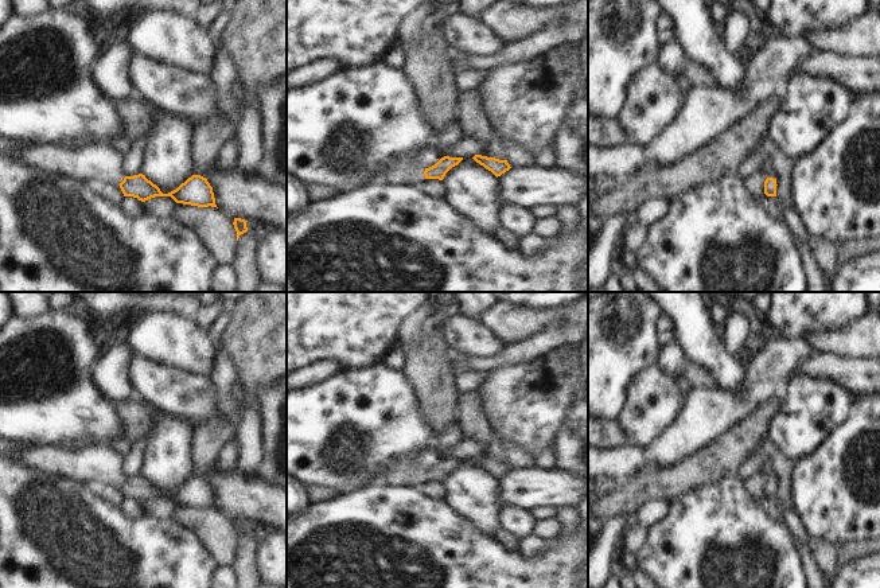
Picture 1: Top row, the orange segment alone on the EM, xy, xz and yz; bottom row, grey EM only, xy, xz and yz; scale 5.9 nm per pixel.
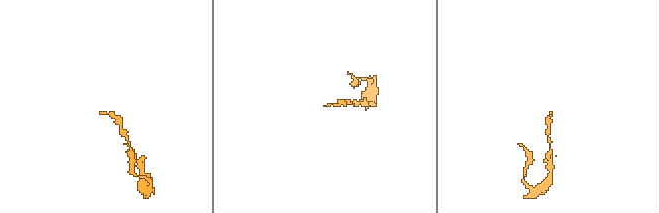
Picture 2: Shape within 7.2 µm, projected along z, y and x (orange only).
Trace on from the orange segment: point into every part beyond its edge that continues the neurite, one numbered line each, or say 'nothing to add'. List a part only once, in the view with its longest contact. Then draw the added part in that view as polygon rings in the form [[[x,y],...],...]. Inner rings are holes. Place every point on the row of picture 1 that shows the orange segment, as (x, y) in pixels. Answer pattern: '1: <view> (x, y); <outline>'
1: xz (404, 170); [[[423,145],[421,148],[397,155],[381,164],[381,167],[366,179],[366,183],[416,186],[424,182],[425,168],[418,166],[414,159],[427,147],[429,145]]]

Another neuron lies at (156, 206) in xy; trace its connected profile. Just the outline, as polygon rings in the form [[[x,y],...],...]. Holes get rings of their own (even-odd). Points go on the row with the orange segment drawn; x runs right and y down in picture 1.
[[[155,196],[144,202],[144,214],[171,218],[176,205],[171,196]]]

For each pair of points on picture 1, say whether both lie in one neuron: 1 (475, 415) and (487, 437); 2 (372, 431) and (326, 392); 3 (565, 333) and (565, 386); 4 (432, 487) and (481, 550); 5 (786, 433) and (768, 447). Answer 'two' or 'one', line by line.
1: one
2: one
3: two
4: two
5: two

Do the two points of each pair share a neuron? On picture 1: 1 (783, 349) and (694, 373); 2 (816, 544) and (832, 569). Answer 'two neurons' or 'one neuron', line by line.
1: two neurons
2: one neuron

